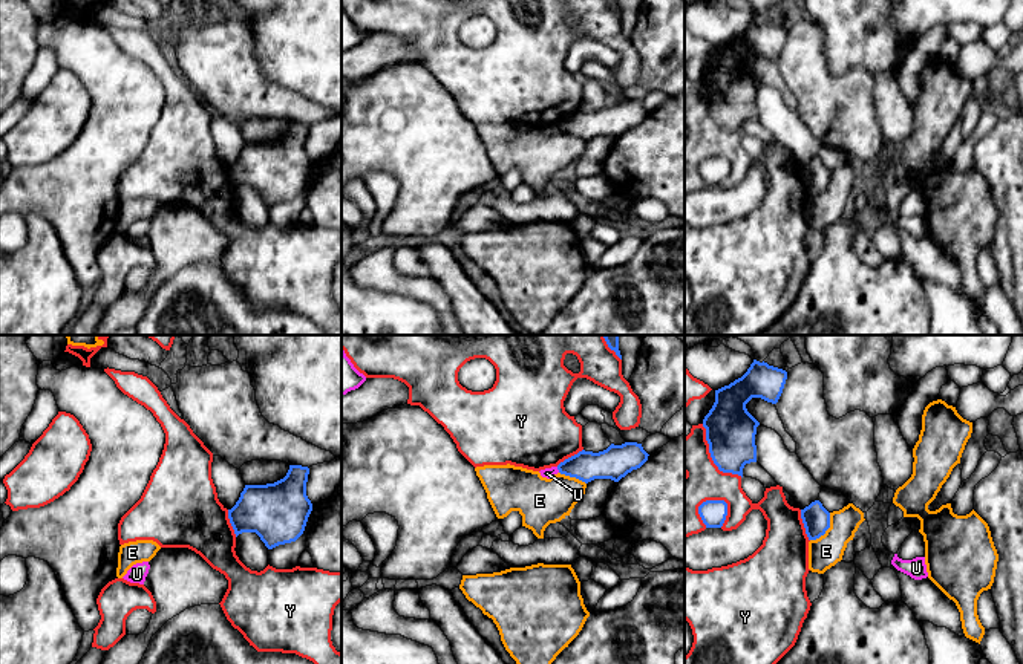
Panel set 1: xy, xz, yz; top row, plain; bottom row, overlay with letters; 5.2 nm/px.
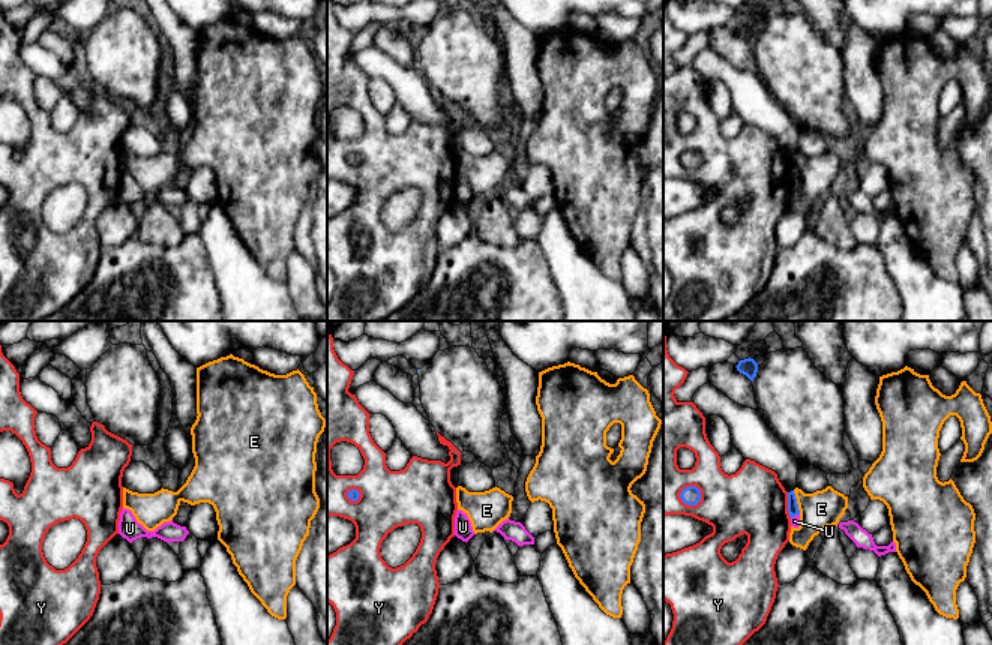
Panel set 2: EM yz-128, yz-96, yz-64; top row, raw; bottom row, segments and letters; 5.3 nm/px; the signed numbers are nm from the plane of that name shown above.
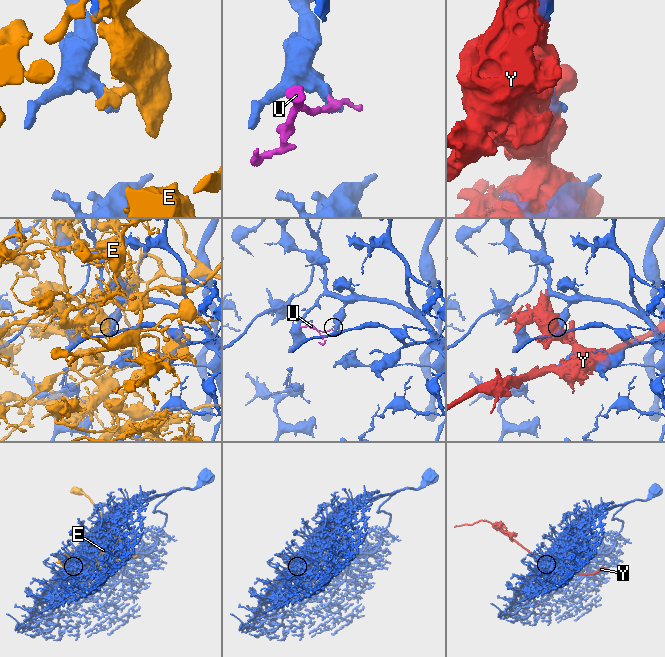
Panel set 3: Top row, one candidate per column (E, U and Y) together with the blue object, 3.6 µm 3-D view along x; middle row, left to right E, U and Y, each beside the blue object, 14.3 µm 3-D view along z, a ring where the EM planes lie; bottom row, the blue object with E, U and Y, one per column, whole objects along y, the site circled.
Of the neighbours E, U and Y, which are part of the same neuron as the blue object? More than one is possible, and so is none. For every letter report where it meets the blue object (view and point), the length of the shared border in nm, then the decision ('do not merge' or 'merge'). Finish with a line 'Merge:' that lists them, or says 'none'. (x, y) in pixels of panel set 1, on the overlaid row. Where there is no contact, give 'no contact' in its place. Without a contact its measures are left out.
E: yz (827, 528) | 190 nm | do not merge
U: xz (558, 468) | 40 nm | do not merge
Y: yz (700, 505) | 180 nm | do not merge
Merge: none

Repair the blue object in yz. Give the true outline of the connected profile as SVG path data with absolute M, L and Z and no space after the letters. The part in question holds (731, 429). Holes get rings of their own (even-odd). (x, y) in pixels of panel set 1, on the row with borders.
M753 360L741 378L715 390L715 402L703 427L711 457L720 471L743 477L744 465L757 462L755 435L760 422L746 404L752 398L776 404L786 379L786 370Z

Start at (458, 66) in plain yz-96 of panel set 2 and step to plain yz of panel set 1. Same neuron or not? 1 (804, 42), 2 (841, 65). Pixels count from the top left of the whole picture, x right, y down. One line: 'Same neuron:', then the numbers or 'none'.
Same neuron: 1

